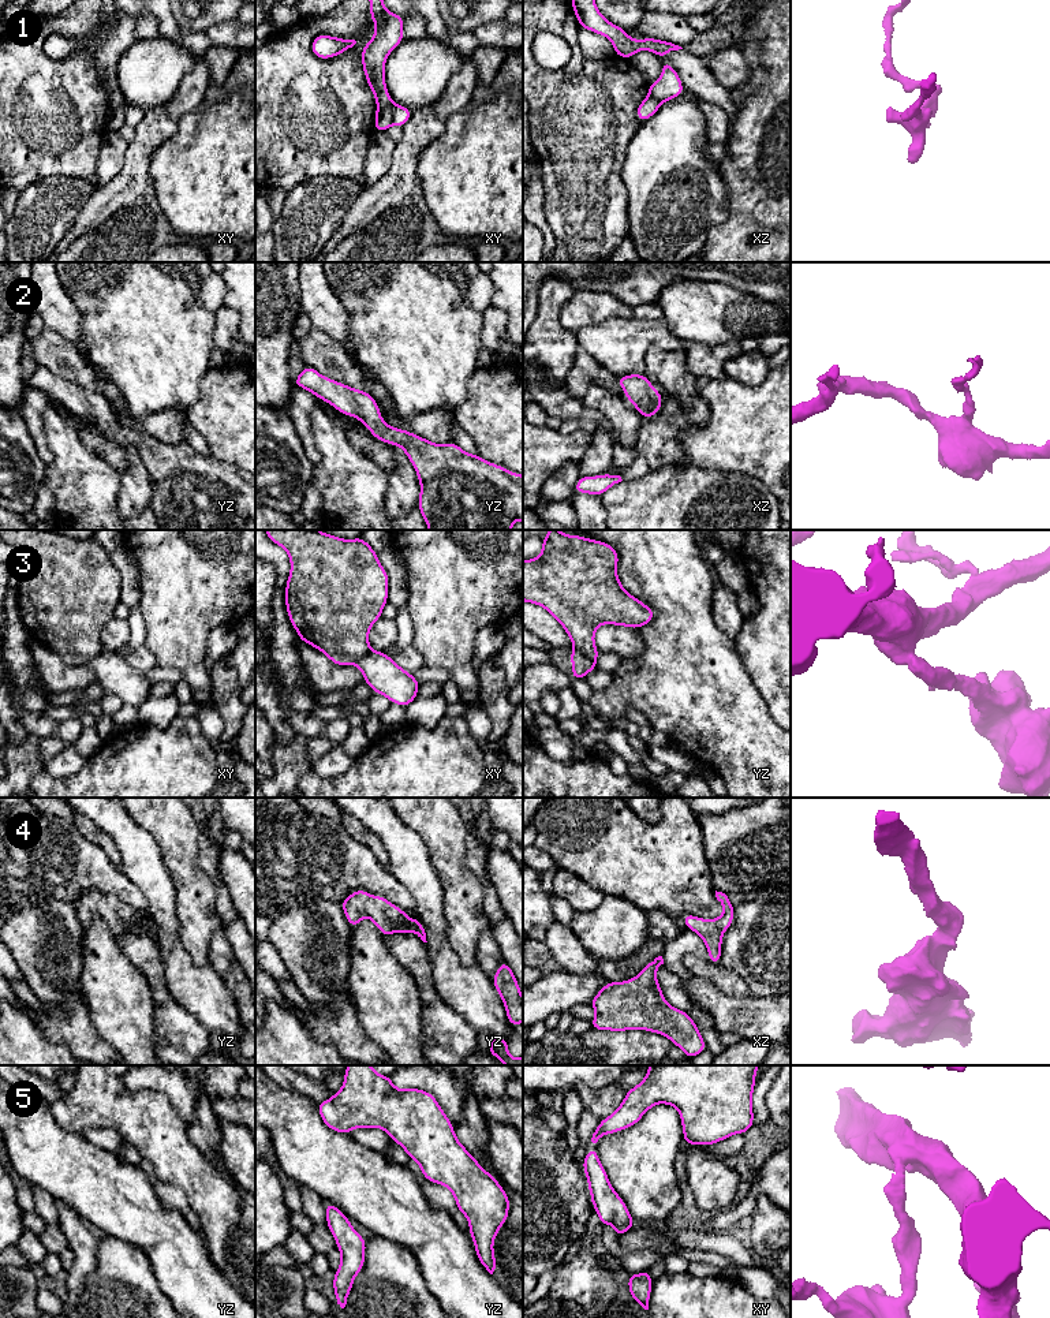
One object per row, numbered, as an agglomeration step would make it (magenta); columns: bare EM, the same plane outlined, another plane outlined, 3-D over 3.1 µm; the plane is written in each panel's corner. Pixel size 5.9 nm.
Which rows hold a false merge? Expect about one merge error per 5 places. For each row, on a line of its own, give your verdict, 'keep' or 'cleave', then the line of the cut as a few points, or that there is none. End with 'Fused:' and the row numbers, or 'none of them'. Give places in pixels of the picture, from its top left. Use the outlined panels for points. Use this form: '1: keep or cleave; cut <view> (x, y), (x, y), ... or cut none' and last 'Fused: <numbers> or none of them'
1: keep; cut none
2: keep; cut none
3: cleave; cut yz (575, 648), (594, 661)
4: keep; cut none
5: keep; cut none
Fused: 3

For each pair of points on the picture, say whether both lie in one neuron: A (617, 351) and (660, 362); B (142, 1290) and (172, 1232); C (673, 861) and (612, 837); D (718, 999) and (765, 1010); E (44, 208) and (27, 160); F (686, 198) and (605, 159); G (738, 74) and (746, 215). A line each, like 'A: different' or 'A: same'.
A: different
B: different
C: same
D: same
E: different
F: different
G: different

